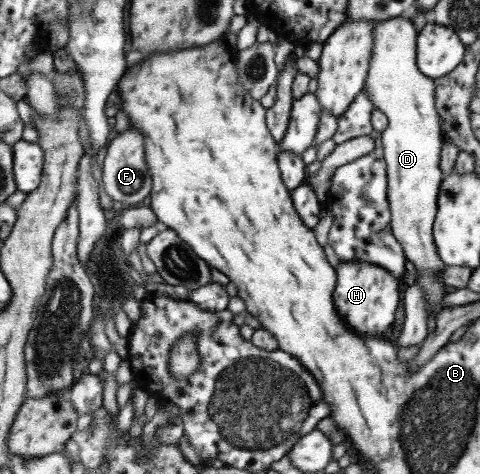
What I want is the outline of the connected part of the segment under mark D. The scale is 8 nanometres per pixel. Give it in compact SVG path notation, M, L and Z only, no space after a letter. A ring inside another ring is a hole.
M401 16L377 21L377 52L373 52L373 68L369 68L369 84L364 84L363 93L368 93L374 105L374 111L381 112L387 120L386 127L380 132L379 140L382 146L382 157L386 162L386 199L390 210L391 234L402 246L407 263L414 266L416 275L412 276L422 290L426 310L435 309L436 318L445 308L438 305L439 301L451 291L438 280L438 274L444 264L437 257L437 249L432 237L437 195L443 178L438 165L443 136L440 117L434 108L434 79L423 76L416 67L416 31L411 21Z

